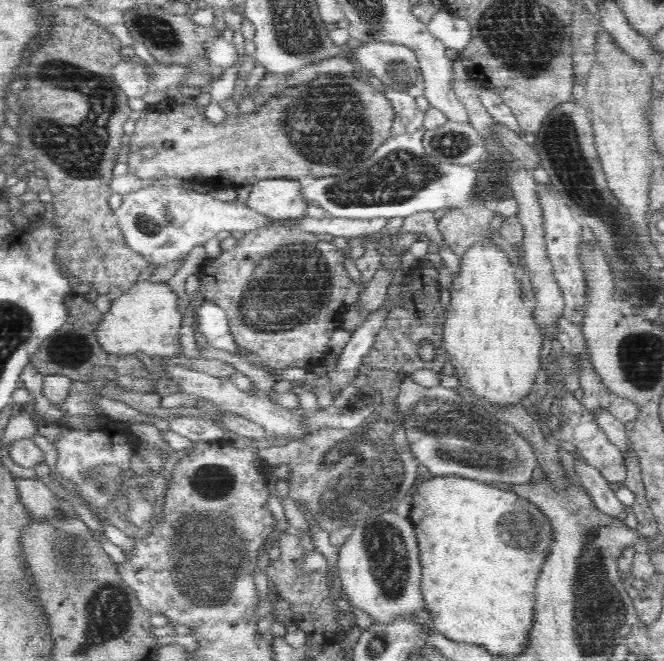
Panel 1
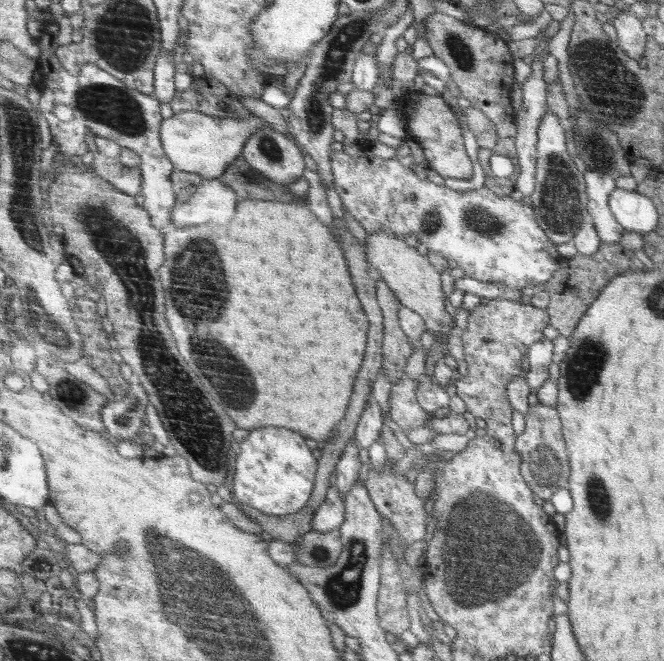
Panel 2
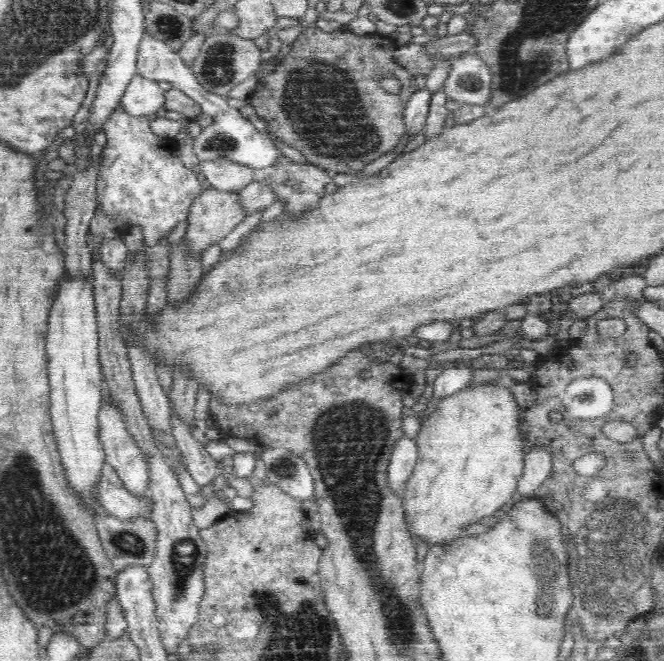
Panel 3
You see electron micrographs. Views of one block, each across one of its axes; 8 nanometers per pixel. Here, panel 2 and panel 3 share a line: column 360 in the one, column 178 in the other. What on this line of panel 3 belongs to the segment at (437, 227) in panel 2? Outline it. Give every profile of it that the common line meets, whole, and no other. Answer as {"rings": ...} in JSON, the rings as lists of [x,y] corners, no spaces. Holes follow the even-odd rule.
{"rings":[[[118,103],[108,120],[103,124],[107,143],[102,148],[103,157],[99,166],[96,181],[96,203],[100,204],[102,212],[114,220],[122,220],[126,228],[142,228],[145,244],[156,246],[160,238],[168,236],[187,216],[194,200],[204,190],[201,176],[197,170],[188,168],[180,159],[175,139],[158,136],[150,129],[150,118],[145,116],[130,116]]]}

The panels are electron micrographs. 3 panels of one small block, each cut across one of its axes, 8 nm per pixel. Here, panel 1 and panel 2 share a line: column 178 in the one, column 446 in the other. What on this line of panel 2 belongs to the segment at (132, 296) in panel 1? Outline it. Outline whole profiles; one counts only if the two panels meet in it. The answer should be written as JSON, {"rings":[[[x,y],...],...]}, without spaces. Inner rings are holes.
{"rings":[[[376,231],[367,235],[365,240],[365,259],[380,273],[381,279],[399,297],[401,304],[417,312],[425,321],[425,328],[432,331],[435,341],[425,362],[424,376],[433,376],[438,360],[448,354],[446,348],[448,332],[452,330],[452,320],[444,310],[444,294],[440,286],[440,274],[424,255],[406,241],[398,239],[393,232]]]}

